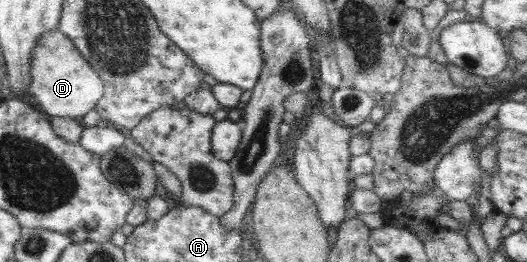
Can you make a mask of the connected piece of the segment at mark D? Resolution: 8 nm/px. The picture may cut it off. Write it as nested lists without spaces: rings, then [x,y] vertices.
[[[59,27],[46,32],[38,40],[33,51],[31,76],[31,95],[34,95],[38,109],[48,116],[80,119],[86,113],[96,110],[105,95],[105,81],[101,75]]]

